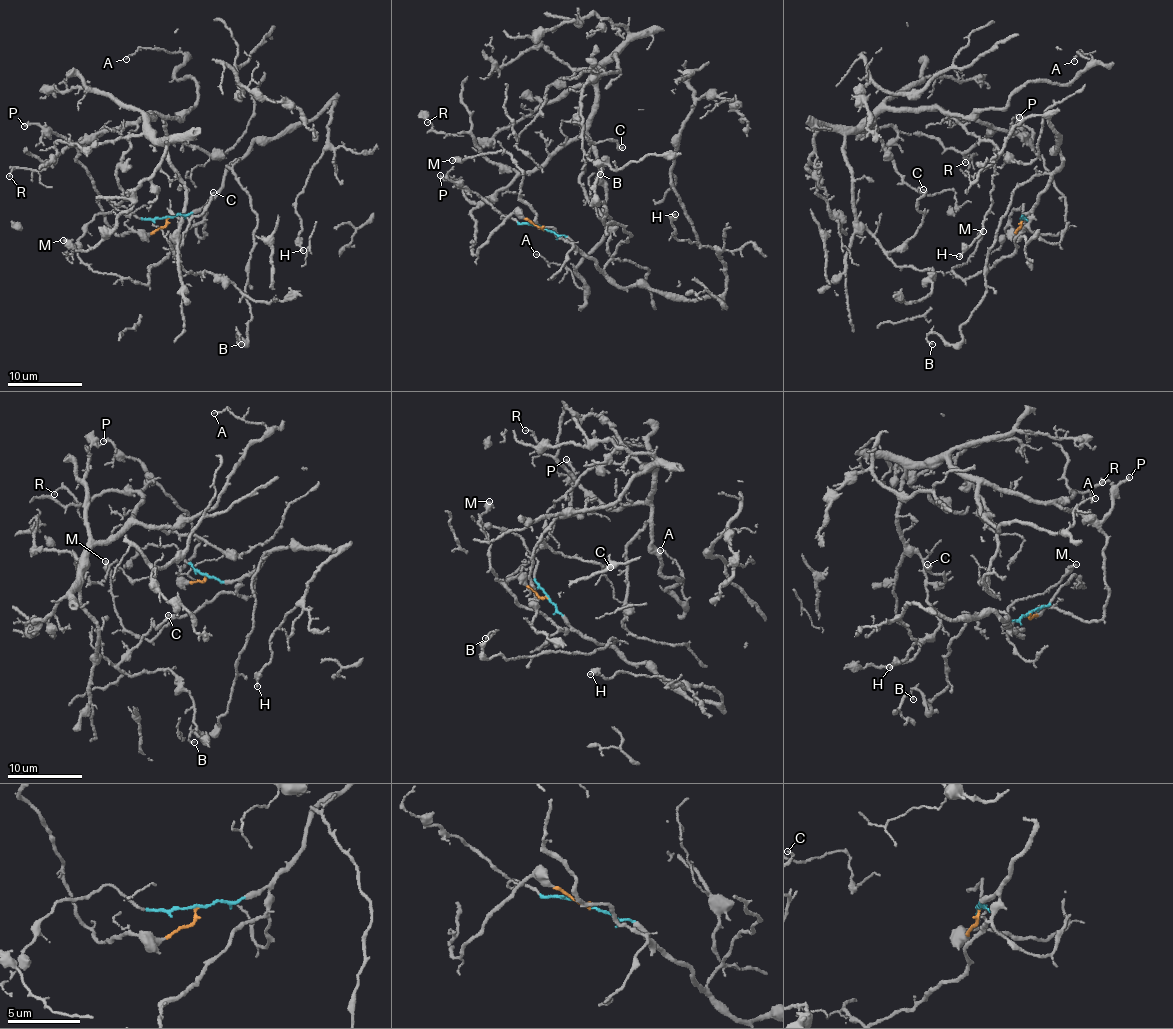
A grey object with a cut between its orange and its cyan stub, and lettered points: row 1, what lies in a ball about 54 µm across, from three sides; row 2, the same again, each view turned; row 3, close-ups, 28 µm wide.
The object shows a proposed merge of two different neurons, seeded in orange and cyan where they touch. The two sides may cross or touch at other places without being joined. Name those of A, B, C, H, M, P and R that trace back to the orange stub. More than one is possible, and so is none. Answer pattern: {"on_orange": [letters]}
{"on_orange": ["A", "C", "P", "R"]}

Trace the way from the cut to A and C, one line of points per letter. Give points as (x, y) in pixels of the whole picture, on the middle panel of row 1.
A: (542, 230), (512, 213), (472, 251), (472, 211), (587, 137), (611, 220), (576, 270), (586, 286), (536, 254)
C: (542, 230), (512, 213), (473, 253), (472, 211), (580, 133), (614, 56), (579, 117), (584, 136), (622, 147)

